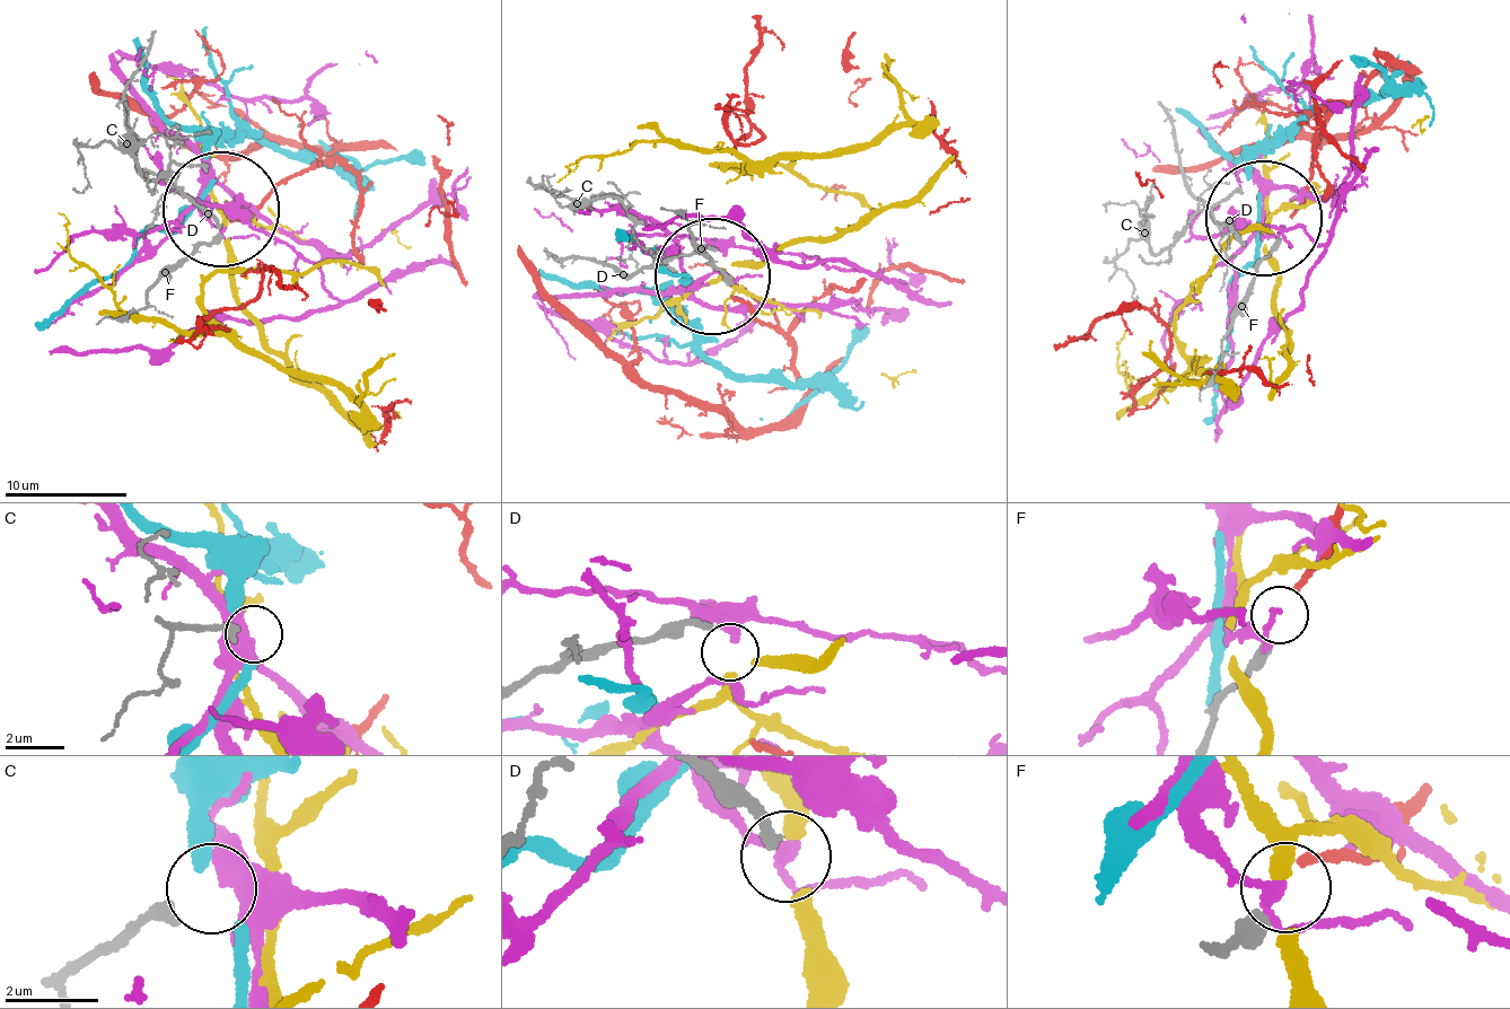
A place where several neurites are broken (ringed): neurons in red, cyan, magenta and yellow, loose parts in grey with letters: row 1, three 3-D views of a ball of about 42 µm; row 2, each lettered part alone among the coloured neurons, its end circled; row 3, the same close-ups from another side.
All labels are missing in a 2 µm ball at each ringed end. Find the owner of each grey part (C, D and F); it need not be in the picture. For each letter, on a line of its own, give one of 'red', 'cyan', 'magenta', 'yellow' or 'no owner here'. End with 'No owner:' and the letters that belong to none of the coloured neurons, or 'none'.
C: no owner here
D: yellow
F: red
No owner: C

